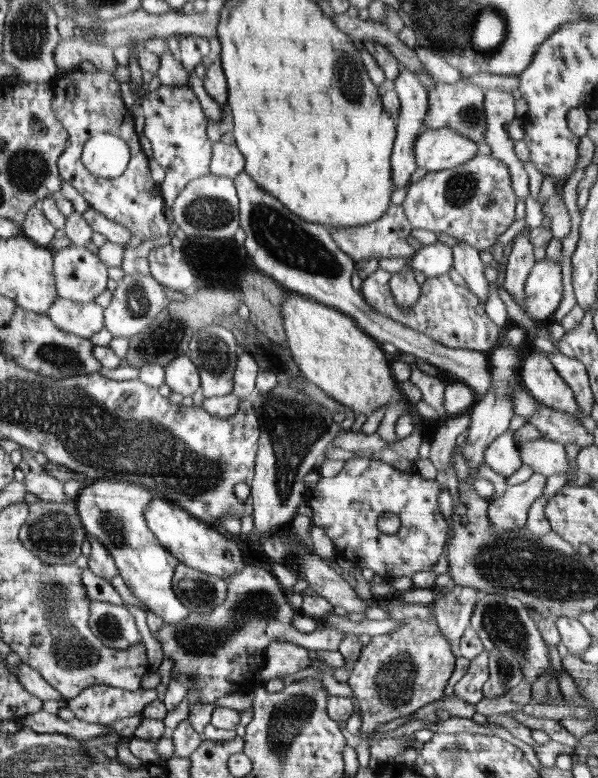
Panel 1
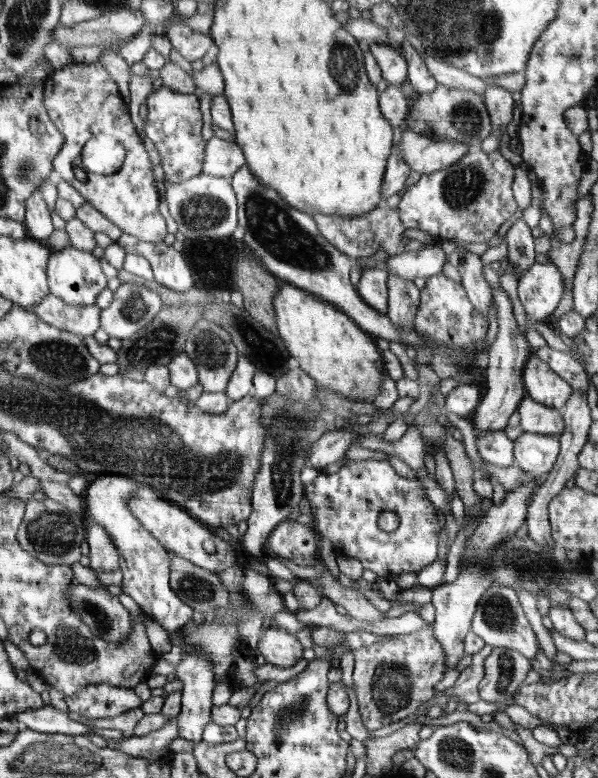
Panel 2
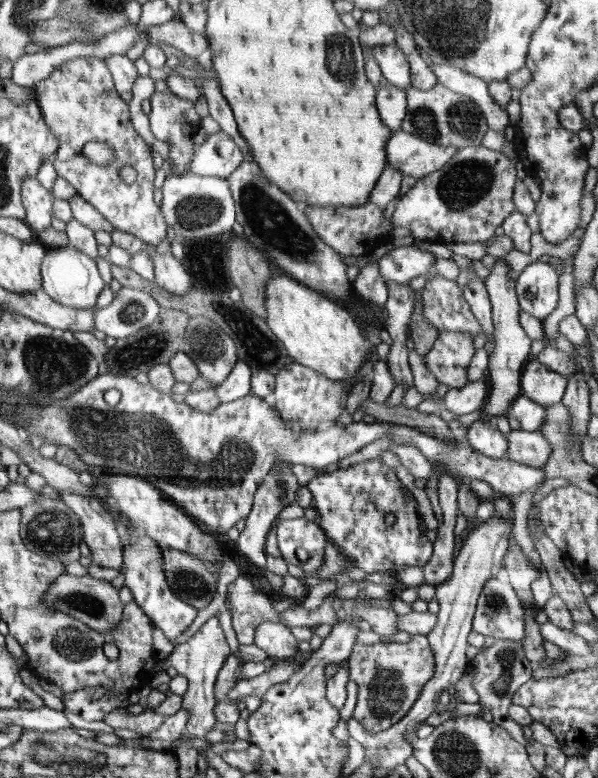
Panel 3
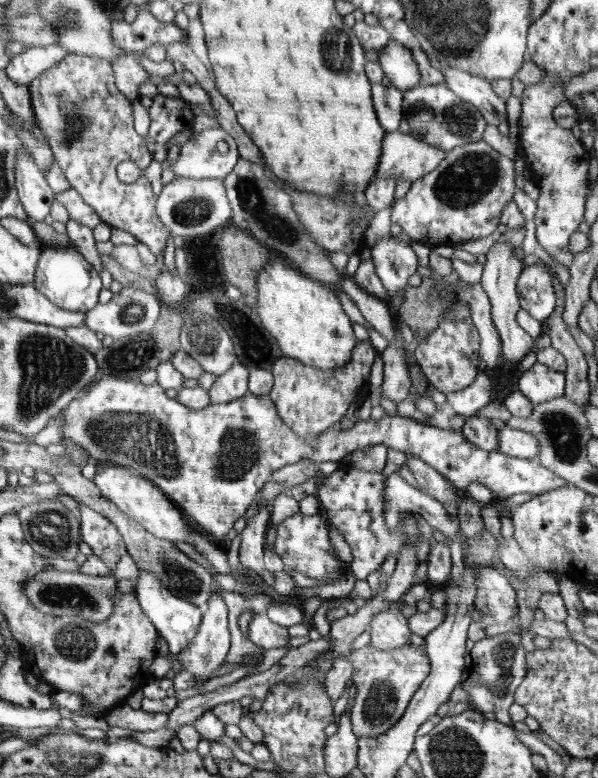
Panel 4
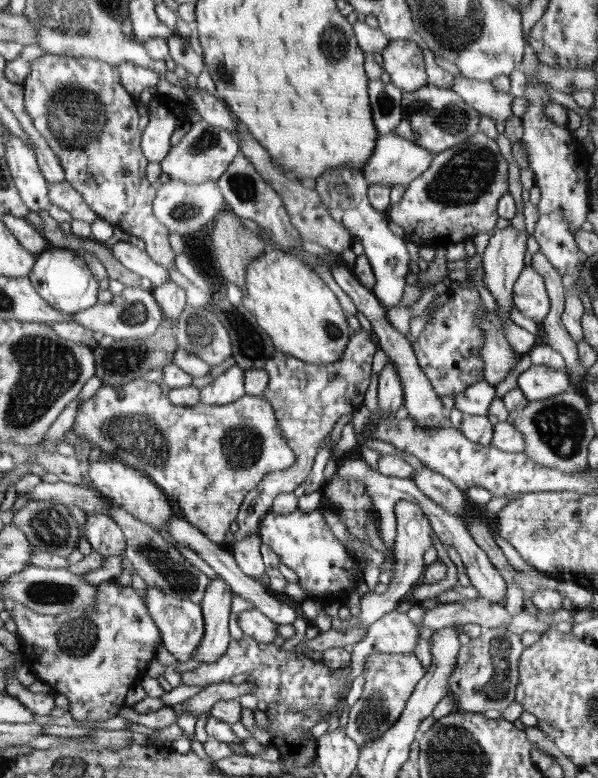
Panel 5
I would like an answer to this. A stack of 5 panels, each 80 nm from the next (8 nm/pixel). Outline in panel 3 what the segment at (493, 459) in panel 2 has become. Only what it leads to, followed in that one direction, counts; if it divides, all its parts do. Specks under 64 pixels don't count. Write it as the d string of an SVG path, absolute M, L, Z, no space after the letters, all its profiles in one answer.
M476 420L467 430L470 446L489 457L504 457L507 451L507 438L489 422Z

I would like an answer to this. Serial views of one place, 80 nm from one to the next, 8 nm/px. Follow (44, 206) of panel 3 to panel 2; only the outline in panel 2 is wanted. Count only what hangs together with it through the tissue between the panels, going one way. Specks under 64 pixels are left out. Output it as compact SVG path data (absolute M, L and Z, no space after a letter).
M40 191L29 198L23 225L29 232L30 238L43 243L46 243L46 238L54 230L48 206L46 206L43 194Z

